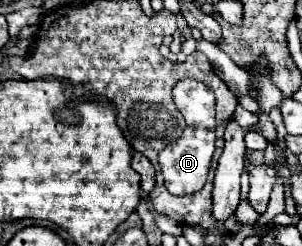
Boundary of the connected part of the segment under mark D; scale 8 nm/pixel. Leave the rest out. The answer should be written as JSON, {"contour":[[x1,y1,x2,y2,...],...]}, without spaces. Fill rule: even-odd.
{"contour":[[181,79,173,89,173,101,177,109,183,113,187,127,181,139,167,145,159,153,159,165,161,165,161,173,169,193,189,195,189,193,195,193,197,189,203,189,209,175,211,159,215,153,215,95,201,81]]}

